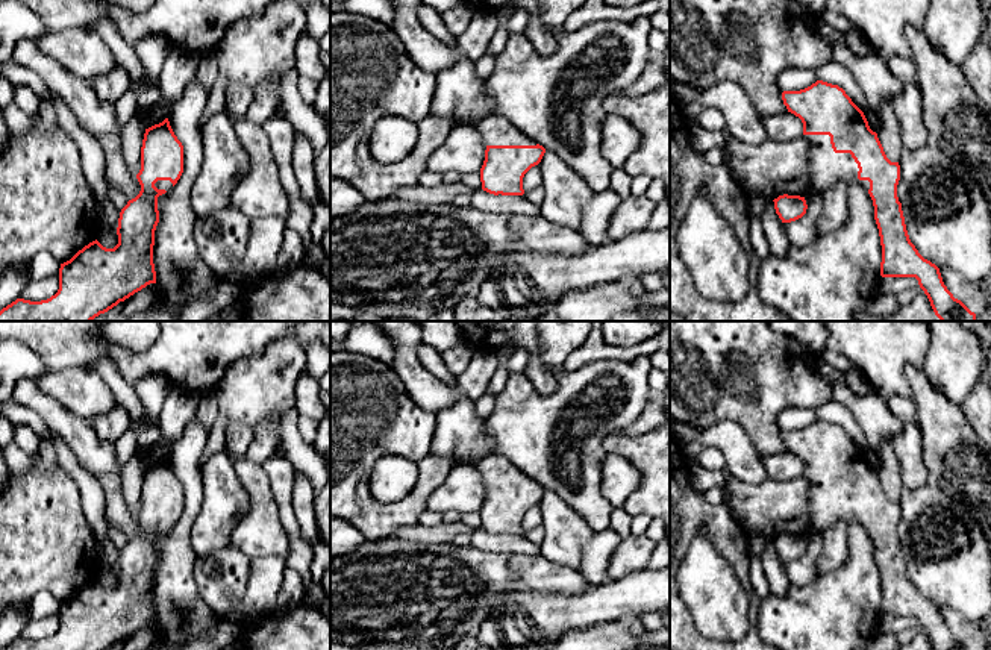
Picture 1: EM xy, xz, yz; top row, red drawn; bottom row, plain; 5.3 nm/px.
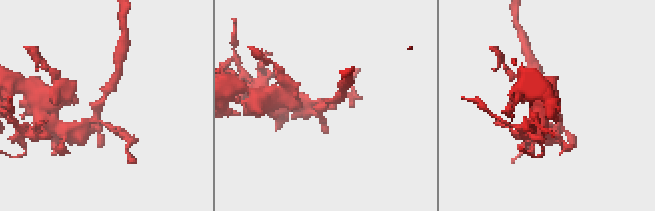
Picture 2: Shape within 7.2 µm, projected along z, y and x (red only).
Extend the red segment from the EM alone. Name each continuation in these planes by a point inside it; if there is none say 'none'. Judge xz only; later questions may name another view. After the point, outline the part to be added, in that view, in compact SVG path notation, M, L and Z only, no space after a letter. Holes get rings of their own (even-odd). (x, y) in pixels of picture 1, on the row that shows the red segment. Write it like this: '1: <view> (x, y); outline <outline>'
1: xz (494, 129); outline M491 114L474 127L485 145L536 145L533 139L502 115Z

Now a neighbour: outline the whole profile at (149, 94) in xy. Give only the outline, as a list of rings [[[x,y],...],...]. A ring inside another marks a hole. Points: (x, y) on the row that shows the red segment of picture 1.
[[[109,18],[97,21],[92,24],[92,29],[106,42],[115,62],[127,70],[130,86],[138,89],[136,112],[141,112],[145,117],[153,114],[161,100],[159,80],[148,79],[135,48],[118,36],[117,29]]]

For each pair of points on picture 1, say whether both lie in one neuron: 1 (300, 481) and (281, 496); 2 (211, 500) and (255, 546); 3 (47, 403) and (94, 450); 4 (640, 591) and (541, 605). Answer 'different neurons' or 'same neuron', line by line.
1: different neurons
2: different neurons
3: same neuron
4: same neuron

